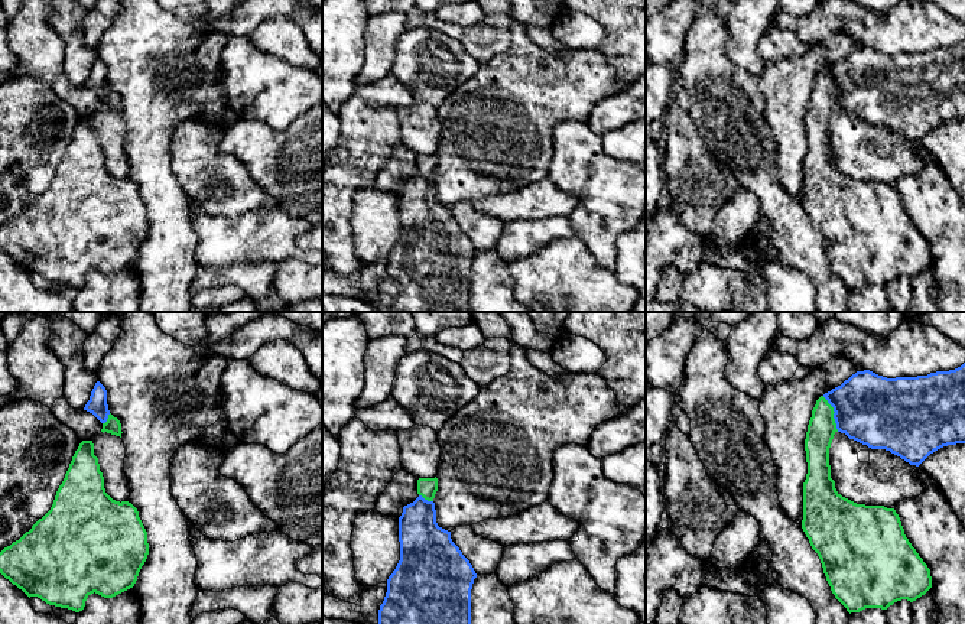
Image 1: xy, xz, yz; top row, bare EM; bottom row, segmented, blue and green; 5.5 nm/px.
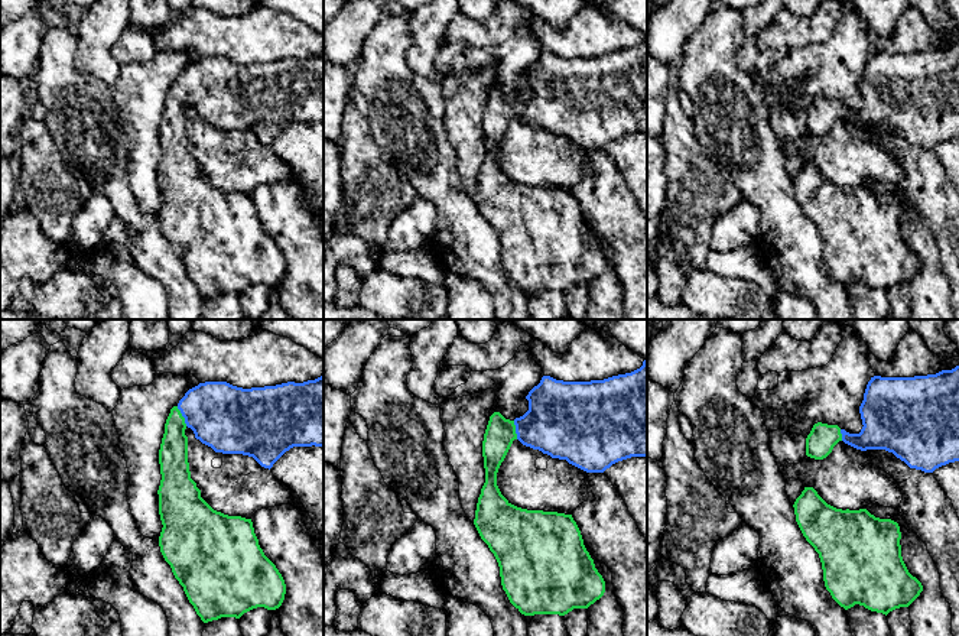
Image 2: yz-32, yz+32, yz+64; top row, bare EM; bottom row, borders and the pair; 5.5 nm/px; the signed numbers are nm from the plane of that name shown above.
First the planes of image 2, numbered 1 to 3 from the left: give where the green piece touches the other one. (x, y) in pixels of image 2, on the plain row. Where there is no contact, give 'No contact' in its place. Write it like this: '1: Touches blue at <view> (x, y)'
1: Touches blue at yz-32 (182, 91)
2: Touches blue at yz+32 (516, 106)
3: Touches blue at yz+64 (842, 112)

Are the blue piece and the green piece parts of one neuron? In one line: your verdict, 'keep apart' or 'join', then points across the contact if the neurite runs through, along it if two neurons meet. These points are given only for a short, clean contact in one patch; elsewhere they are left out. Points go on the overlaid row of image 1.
join; runs through yz (879, 412), (834, 413), (821, 429)

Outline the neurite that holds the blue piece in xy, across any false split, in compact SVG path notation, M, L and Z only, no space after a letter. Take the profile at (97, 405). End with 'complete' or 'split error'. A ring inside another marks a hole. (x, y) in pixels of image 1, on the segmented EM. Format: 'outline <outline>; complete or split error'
outline M100 381L95 383L84 410L92 413L103 423L103 433L107 432L121 438L121 423L110 413L107 390Z; split error

